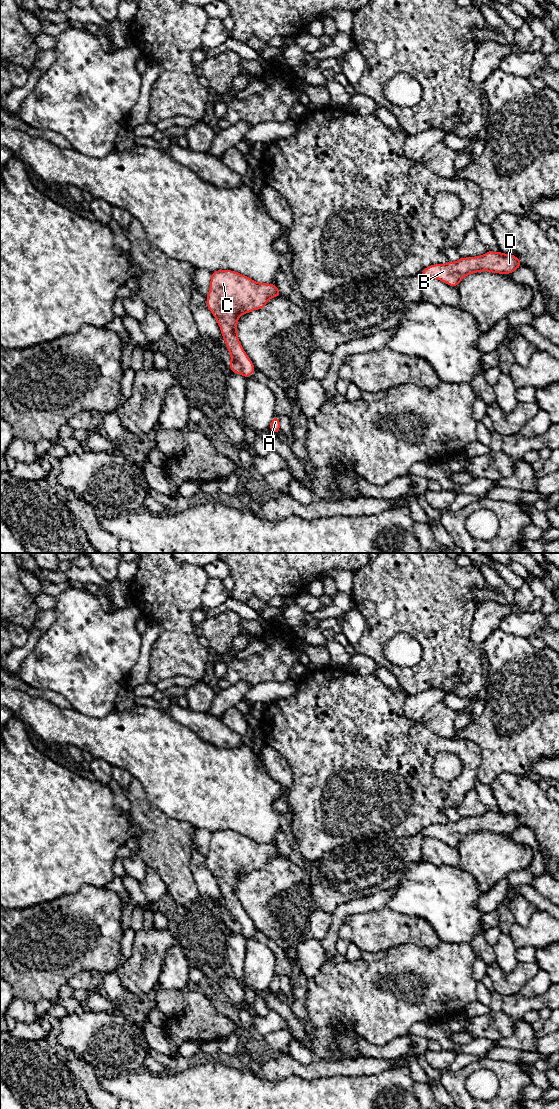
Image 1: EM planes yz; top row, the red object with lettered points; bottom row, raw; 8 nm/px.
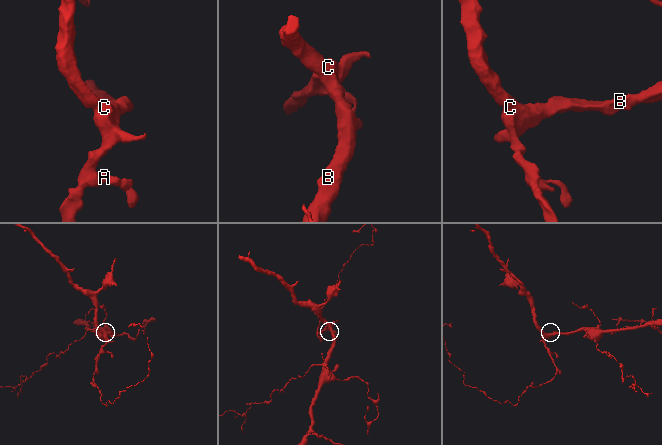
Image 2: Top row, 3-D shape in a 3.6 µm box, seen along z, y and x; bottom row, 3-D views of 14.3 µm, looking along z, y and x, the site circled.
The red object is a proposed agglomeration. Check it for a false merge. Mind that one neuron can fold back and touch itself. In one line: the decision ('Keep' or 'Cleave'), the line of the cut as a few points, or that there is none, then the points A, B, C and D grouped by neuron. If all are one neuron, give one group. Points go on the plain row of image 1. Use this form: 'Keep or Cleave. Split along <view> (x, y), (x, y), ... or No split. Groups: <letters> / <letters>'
Keep. No split. Groups: A B C D

